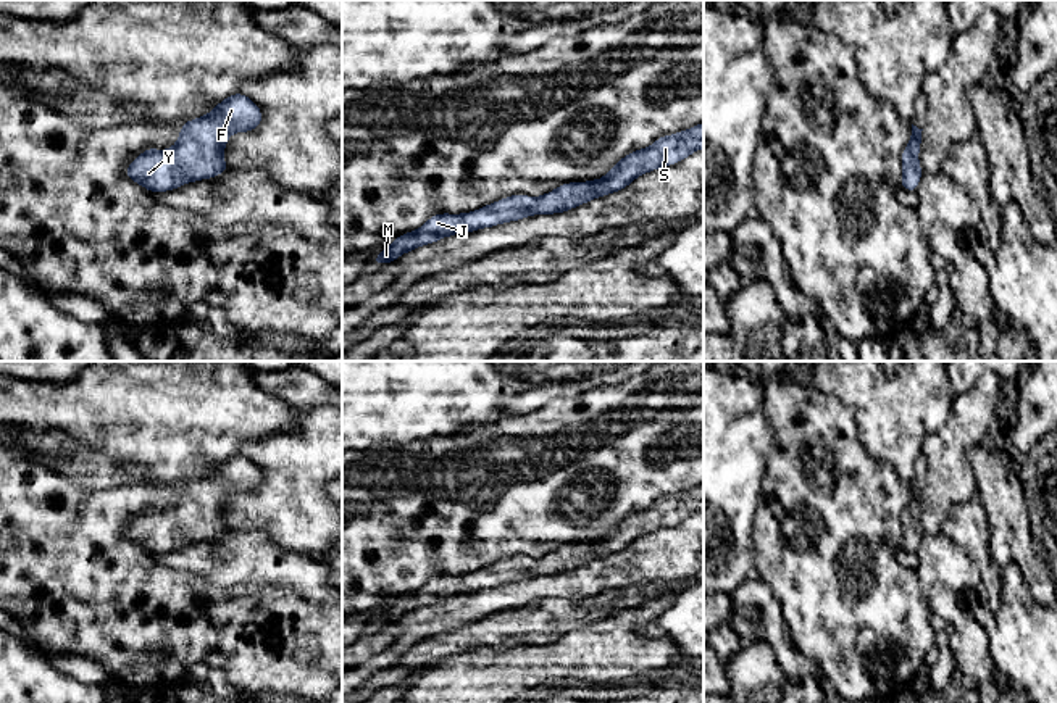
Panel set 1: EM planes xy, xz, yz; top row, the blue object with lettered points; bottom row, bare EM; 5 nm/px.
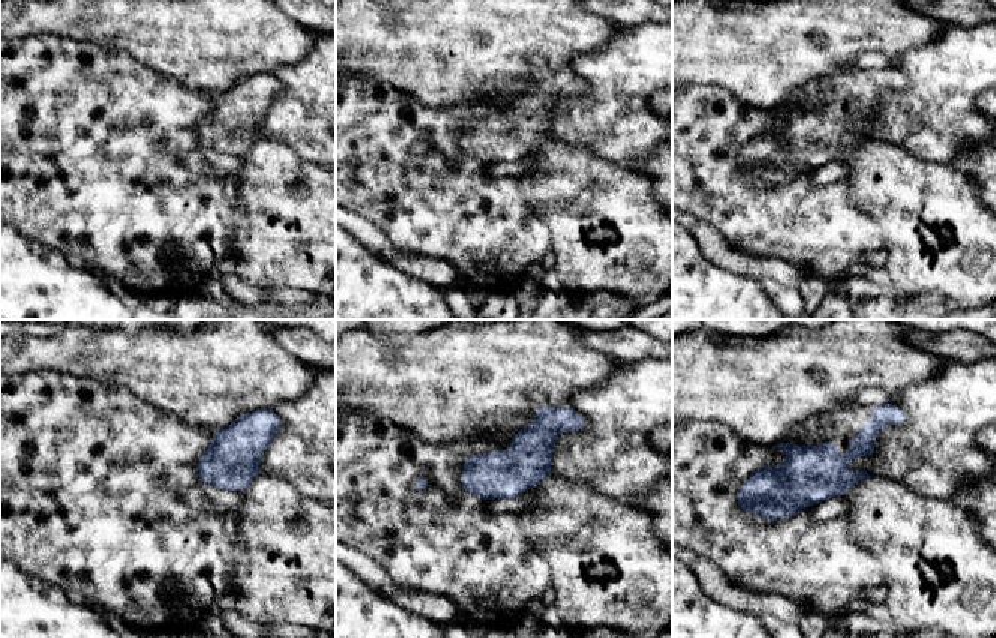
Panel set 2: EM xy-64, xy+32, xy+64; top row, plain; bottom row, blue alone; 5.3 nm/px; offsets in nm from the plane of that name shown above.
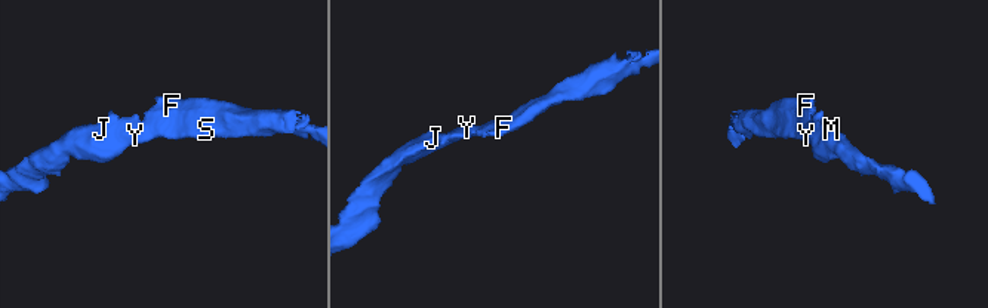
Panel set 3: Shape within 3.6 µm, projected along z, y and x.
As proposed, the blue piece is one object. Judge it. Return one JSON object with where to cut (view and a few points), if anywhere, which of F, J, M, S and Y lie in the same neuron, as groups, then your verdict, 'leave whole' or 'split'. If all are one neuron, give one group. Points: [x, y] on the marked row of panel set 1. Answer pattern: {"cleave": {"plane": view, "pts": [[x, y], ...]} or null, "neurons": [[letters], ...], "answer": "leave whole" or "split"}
{"cleave": null, "neurons": [["F", "J", "M", "S", "Y"]], "answer": "leave whole"}

